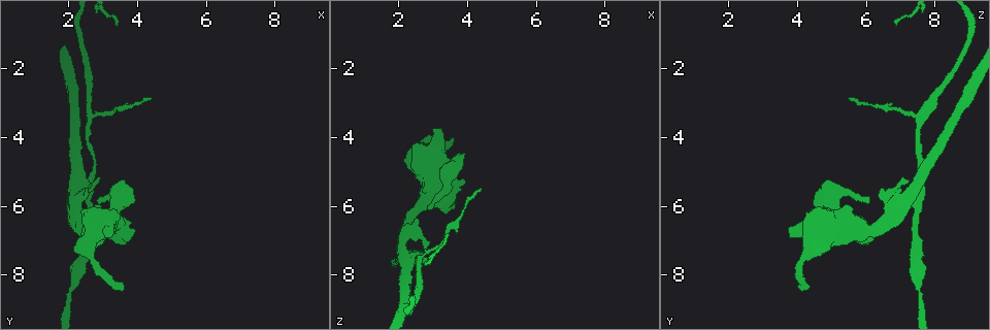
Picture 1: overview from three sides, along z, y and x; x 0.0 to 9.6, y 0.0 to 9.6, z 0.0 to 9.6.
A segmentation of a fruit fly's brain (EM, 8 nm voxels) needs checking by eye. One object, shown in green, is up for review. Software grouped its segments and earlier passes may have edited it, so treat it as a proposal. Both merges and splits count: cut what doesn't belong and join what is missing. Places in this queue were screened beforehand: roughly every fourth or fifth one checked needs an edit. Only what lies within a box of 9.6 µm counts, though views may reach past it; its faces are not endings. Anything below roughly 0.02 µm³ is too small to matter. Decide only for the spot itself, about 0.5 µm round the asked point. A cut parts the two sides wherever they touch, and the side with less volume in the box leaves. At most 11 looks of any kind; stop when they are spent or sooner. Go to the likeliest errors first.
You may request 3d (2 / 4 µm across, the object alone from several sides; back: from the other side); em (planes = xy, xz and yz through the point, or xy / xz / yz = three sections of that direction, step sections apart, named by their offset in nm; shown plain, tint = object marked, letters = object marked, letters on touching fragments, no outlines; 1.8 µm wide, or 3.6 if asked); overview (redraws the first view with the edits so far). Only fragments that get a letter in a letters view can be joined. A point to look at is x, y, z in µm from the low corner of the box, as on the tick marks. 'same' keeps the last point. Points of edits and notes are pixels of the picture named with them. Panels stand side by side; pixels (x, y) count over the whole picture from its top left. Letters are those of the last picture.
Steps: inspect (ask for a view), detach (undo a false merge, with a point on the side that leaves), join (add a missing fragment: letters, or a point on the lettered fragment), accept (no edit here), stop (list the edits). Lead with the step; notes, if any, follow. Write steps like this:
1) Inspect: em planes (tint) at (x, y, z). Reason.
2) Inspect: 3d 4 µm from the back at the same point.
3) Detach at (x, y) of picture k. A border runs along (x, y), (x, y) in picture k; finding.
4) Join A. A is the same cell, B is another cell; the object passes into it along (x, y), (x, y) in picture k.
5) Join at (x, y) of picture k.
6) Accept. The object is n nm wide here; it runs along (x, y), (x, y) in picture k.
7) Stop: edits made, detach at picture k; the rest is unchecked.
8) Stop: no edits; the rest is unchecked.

Inspect: em planes (letters) at (2.35, 5.30, 7.45). Four or more arms meet.

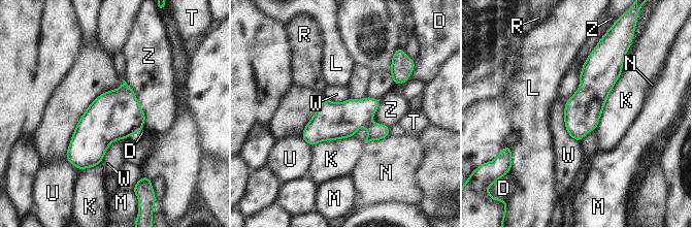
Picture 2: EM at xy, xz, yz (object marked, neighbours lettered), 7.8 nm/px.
Detach at (375, 131) of picture 2. D, K, L, M, N, R, T, U, W and Z are other cells; a border runs along (370, 121), (367, 126) in picture 2; two neurons meet here.

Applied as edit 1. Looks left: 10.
Inspect: em planes (letters) at (3.10, 6.90, 3.80). Stops while still wide.

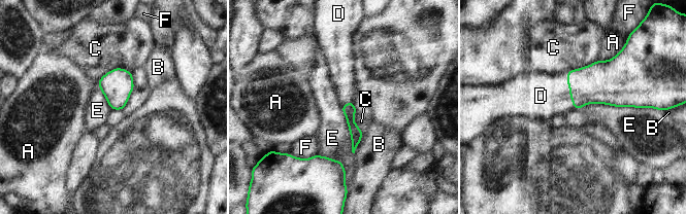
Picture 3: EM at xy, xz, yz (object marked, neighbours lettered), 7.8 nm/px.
Join D. D is the same cell, A, B, C, E and F are other cells; the object passes into it along (600, 82), (569, 91), (541, 96) in picture 3; the neuron continues.

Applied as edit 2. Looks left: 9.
Inspect: overview.

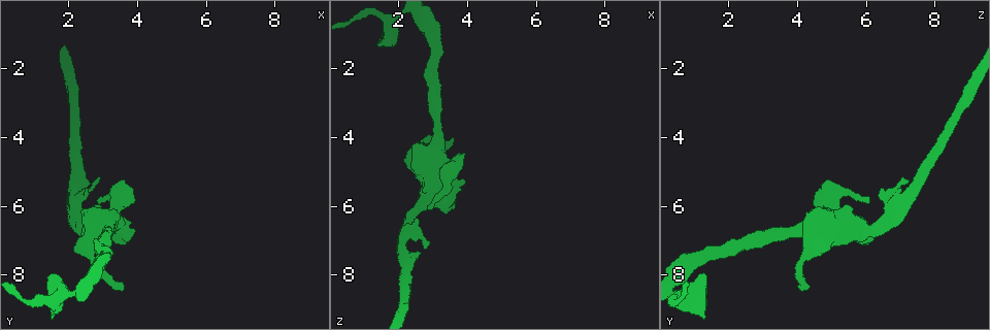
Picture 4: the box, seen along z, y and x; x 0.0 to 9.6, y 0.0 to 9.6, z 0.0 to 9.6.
Inspect: em 3.6 µm planes (plain) at (2.80, 6.65, 5.85). Calibre changes.

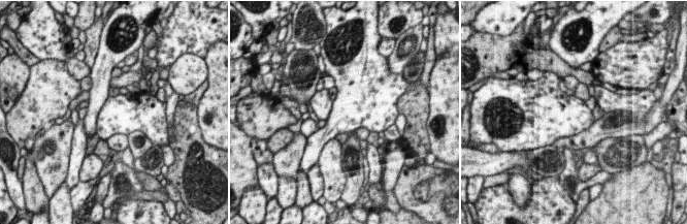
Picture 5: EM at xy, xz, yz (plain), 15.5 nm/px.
Inspect: em 3.6 µm planes (tint) at the same point.

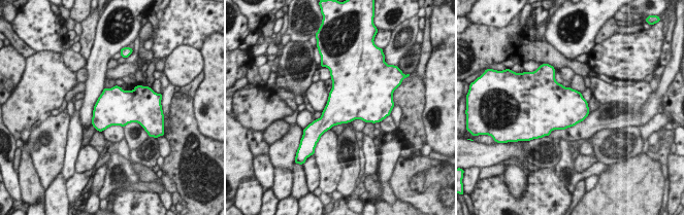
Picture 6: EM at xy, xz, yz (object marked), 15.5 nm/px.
Inspect: em 3.6 µm planes (letters) at the same point. What lies round it.

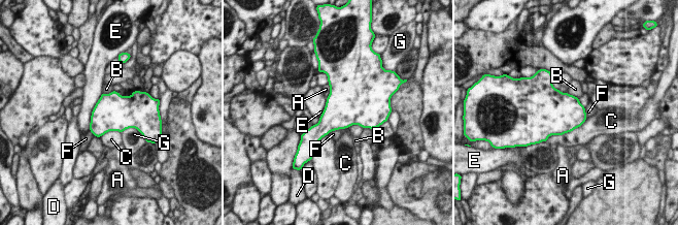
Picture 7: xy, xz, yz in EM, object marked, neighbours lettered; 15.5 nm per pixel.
Accept. The longest contact is with C, 750 nm; A, B, C, D, E, F and G are other cells; a border runs along (103, 93), (92, 111), (89, 130) in picture 7; all the same neuron.

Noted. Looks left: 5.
Stop: edits made, detach at picture 2, join at picture 3; the rest is unchecked.

